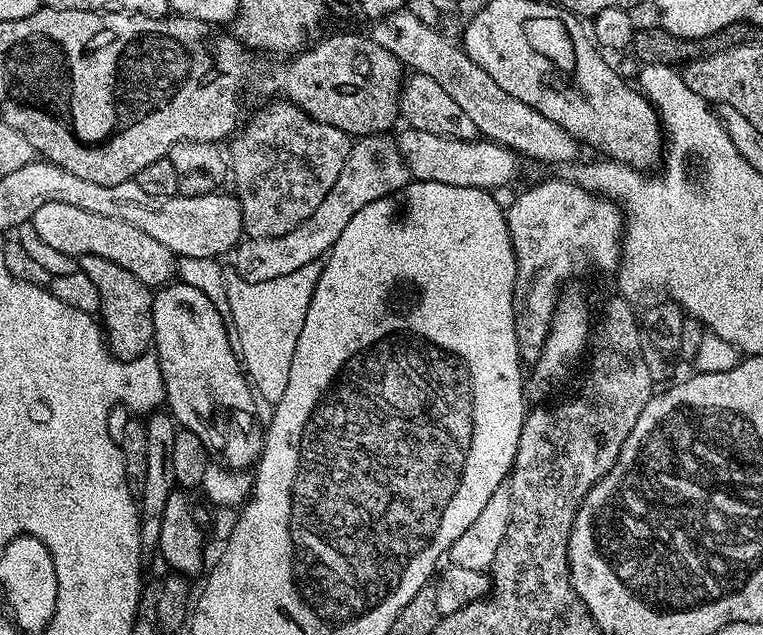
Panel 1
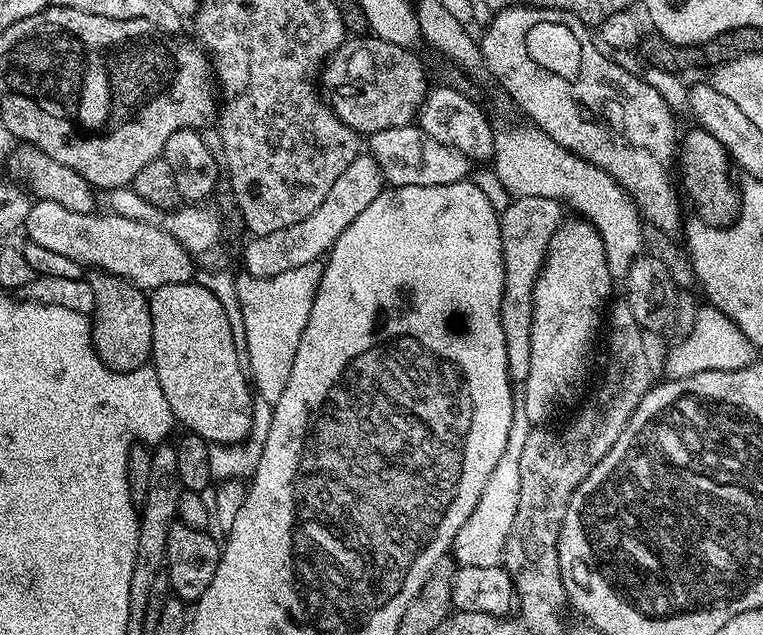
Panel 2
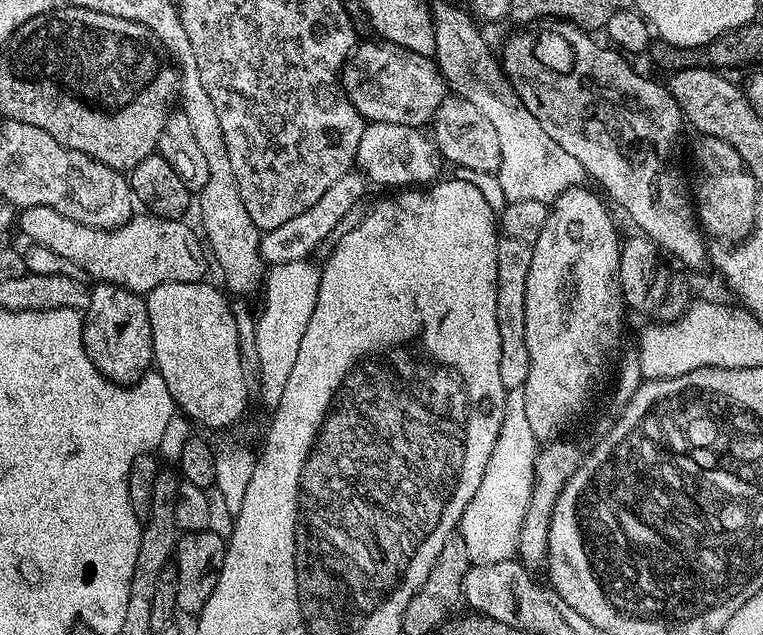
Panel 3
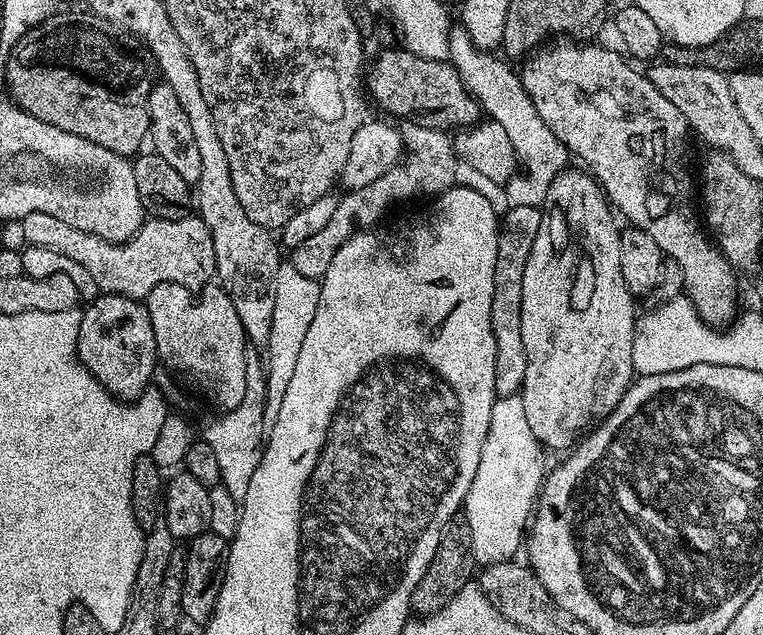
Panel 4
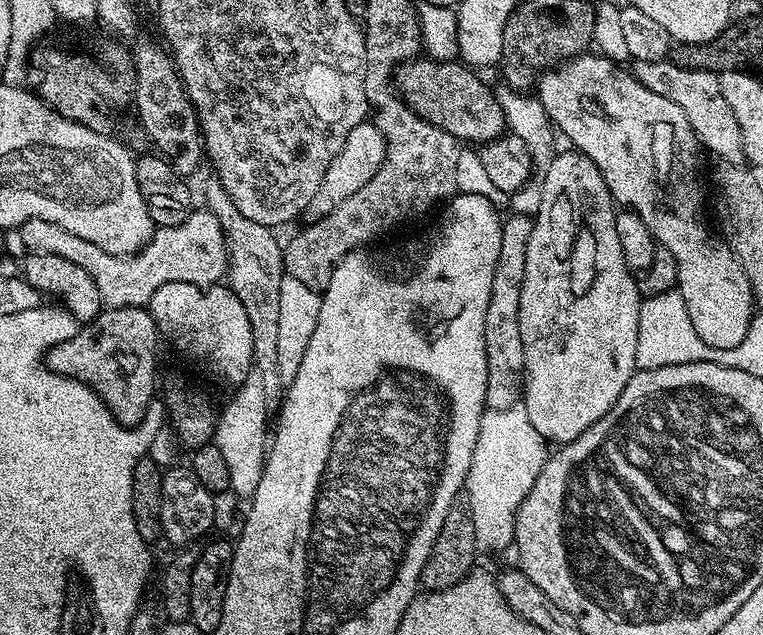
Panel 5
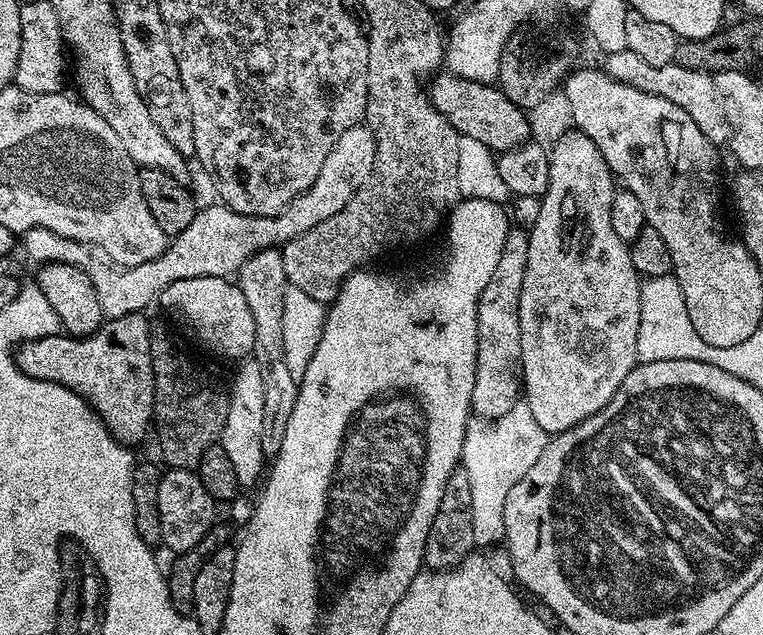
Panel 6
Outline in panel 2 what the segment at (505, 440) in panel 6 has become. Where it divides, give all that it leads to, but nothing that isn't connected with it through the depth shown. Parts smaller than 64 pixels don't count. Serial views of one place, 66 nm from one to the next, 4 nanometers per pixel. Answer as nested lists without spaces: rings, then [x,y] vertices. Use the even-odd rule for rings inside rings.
[[[518,406],[514,410],[514,418],[510,422],[510,438],[506,442],[506,450],[502,454],[502,458],[498,458],[498,466],[494,466],[494,474],[490,474],[490,479],[486,482],[486,490],[482,490],[482,498],[478,498],[478,506],[474,506],[474,514],[470,514],[470,518],[466,518],[462,530],[458,530],[452,543],[450,555],[459,567],[503,565],[506,534],[510,534],[514,514],[518,514],[520,459],[522,458],[522,446],[526,446],[529,431],[530,425],[526,418],[526,410],[522,406]]]

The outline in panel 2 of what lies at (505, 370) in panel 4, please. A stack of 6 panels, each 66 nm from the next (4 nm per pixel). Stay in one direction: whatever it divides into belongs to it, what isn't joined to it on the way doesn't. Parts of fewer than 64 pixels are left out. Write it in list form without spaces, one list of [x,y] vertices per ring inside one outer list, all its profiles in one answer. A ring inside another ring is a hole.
[[[515,197],[506,210],[499,213],[504,259],[504,289],[502,290],[502,334],[506,334],[506,366],[513,382],[522,382],[530,374],[530,334],[534,314],[534,286],[544,265],[550,238],[560,228],[561,201],[550,198]]]

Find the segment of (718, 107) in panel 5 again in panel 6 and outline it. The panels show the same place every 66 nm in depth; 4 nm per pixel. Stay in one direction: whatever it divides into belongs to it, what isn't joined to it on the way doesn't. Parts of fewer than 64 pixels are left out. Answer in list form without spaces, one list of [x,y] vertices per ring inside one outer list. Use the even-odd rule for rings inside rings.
[[[628,47],[617,52],[609,52],[603,59],[603,71],[607,72],[610,78],[614,78],[626,86],[634,86],[634,90],[661,96],[666,98],[666,102],[674,102],[674,106],[686,110],[686,114],[690,114],[690,118],[694,118],[698,130],[702,130],[702,134],[706,134],[710,143],[717,146],[729,143],[728,123],[724,117],[724,111],[720,109],[718,90],[714,90],[714,82],[709,73],[686,70],[686,66],[678,66],[674,62],[666,66],[650,66],[650,62],[638,58],[638,54],[634,54],[634,50],[630,50]]]

